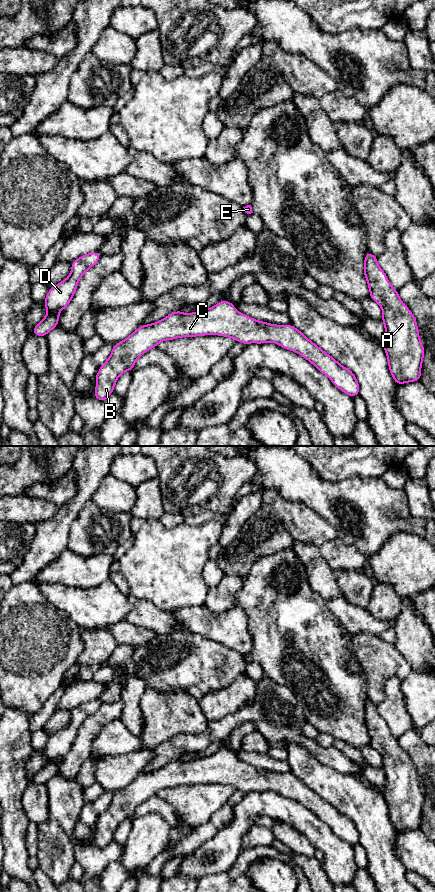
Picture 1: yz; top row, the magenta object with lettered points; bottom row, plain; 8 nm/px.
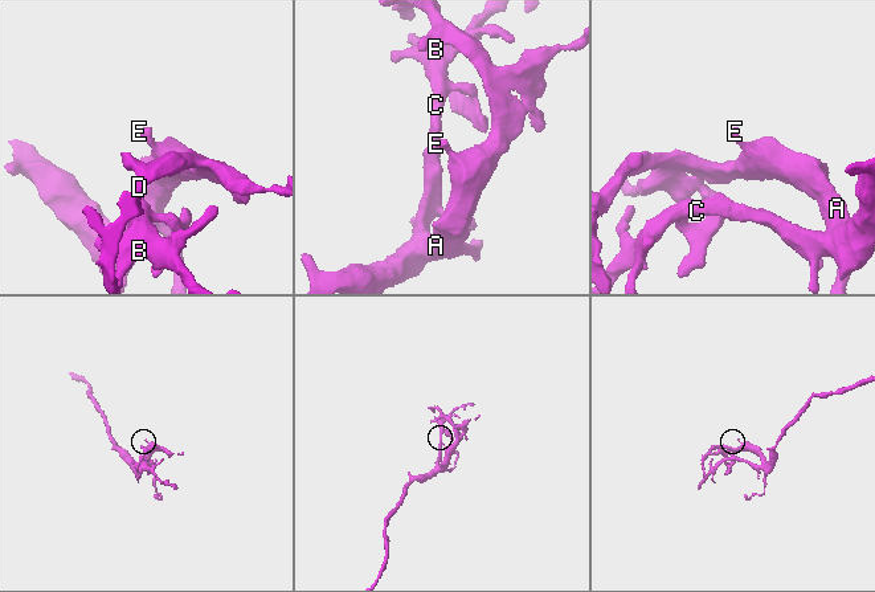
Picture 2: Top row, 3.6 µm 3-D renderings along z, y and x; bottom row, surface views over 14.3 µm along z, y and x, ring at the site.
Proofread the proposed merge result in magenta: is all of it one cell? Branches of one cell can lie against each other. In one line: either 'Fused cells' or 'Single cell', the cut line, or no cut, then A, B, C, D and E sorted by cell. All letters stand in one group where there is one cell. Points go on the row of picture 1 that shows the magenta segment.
Single cell. No split. Groups: A B C D E

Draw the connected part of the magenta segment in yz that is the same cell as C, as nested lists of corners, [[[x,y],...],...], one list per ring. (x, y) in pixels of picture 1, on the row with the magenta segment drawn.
[[[222,300],[198,312],[172,312],[156,323],[139,326],[125,340],[113,344],[109,359],[95,376],[94,398],[105,401],[113,393],[118,377],[125,371],[133,371],[136,360],[161,341],[203,335],[231,337],[245,345],[276,343],[306,358],[342,392],[352,398],[359,395],[359,383],[353,372],[340,365],[294,326],[257,321],[238,312],[233,303]]]

